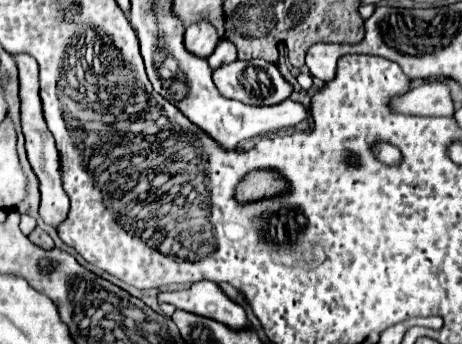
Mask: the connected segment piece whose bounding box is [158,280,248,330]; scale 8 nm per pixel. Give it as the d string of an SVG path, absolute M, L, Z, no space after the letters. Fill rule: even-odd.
M200 280L192 284L188 290L178 290L178 292L160 292L158 294L160 302L174 304L180 310L194 312L206 318L214 318L230 328L244 328L248 326L246 312L240 304L230 300L222 288L216 282Z

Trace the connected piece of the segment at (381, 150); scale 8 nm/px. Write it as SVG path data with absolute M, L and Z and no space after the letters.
M378 142L374 146L374 152L376 152L376 158L384 164L400 164L400 150L394 144Z

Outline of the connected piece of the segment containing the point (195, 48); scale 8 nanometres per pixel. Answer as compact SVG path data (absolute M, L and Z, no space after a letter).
M208 22L192 24L186 28L186 34L184 34L186 50L192 52L194 56L200 56L200 58L208 58L214 52L218 40L220 38L218 38L214 26Z

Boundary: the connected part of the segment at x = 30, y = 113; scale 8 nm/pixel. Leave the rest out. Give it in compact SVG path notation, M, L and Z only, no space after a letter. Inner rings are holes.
M16 54L12 56L16 66L18 66L18 80L20 80L20 122L22 122L22 134L26 138L26 154L28 162L38 178L38 188L40 188L40 216L46 224L52 228L58 228L60 222L64 222L64 216L68 216L68 196L64 194L62 182L60 182L60 160L58 160L58 150L54 146L54 138L46 128L46 122L42 118L42 106L40 106L40 96L38 96L38 64L32 56L26 54Z

